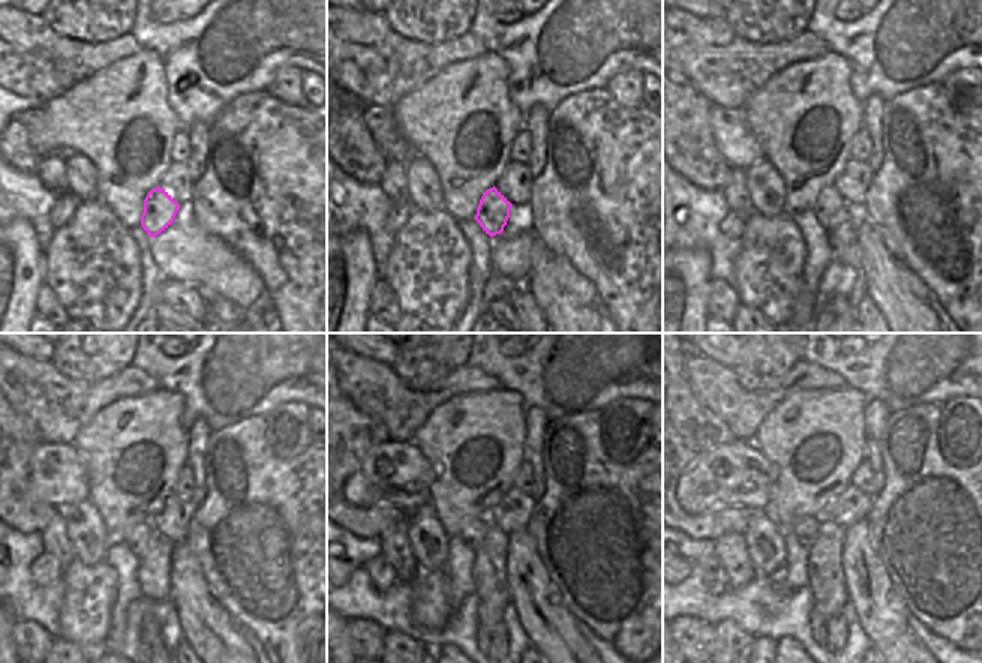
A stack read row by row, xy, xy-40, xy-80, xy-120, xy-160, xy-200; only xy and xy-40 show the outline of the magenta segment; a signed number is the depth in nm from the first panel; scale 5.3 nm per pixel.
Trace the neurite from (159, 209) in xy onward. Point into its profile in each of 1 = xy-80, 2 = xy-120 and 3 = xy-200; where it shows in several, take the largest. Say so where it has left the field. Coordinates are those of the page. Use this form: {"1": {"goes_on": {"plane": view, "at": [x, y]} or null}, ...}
{"1": {"goes_on": {"plane": "xy-80", "at": [829, 207]}}, "2": {"goes_on": {"plane": "xy-120", "at": [137, 540]}}, "3": {"goes_on": {"plane": "xy-200", "at": [805, 530]}}}

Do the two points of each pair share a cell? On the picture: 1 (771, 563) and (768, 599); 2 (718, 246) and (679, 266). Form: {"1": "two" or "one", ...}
{"1": "two", "2": "two"}

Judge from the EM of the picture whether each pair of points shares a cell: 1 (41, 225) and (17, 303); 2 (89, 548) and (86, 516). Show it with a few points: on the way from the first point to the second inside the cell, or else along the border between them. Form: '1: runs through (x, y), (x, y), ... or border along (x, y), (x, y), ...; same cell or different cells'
1: border along (15, 218), (23, 218), (32, 227), (44, 252); different cells
2: runs through (89, 540), (86, 524); same cell

